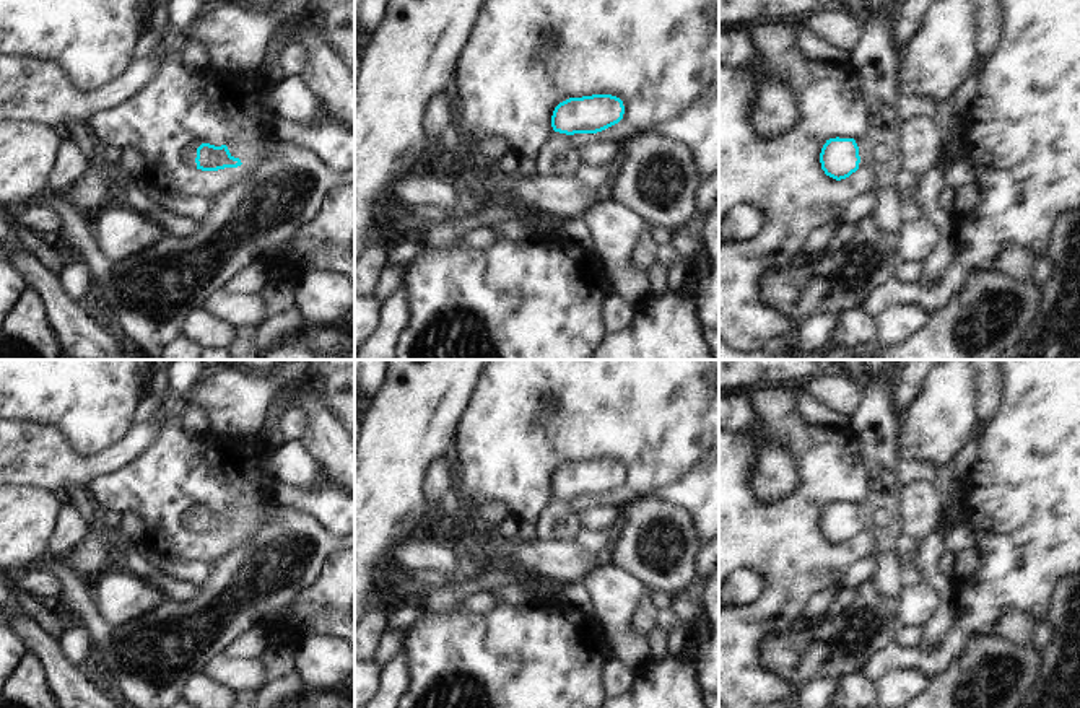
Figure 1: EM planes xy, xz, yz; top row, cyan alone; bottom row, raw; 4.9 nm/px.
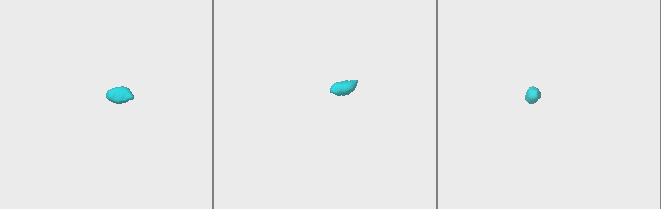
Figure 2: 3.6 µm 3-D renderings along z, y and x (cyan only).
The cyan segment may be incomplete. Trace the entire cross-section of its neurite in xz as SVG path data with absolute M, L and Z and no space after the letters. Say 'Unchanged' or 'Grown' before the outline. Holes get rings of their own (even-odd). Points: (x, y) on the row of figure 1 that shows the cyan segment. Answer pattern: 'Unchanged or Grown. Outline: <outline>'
Grown. Outline: M612 94L569 98L560 103L551 116L555 132L535 158L535 176L576 176L581 161L569 137L602 132L618 124L623 114L623 101Z

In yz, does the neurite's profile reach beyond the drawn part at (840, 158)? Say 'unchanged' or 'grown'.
grown

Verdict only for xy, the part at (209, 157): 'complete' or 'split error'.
split error

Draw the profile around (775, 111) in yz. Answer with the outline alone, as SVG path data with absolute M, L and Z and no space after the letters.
M761 70L761 85L750 119L763 138L774 138L790 130L799 120L799 109L787 83Z

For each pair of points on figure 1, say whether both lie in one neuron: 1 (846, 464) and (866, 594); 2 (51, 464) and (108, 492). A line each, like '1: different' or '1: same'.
1: different
2: different

